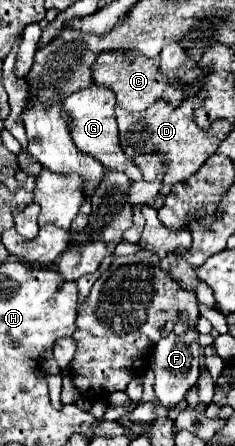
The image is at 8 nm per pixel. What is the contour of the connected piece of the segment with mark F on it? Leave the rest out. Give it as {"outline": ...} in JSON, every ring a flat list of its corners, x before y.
{"outline":[[189,328,189,332,175,334,171,332,167,338,159,340,151,354,151,370,155,372,155,394,159,402,173,410,179,402,183,402,187,390,197,384,199,378,199,332,197,328]]}

